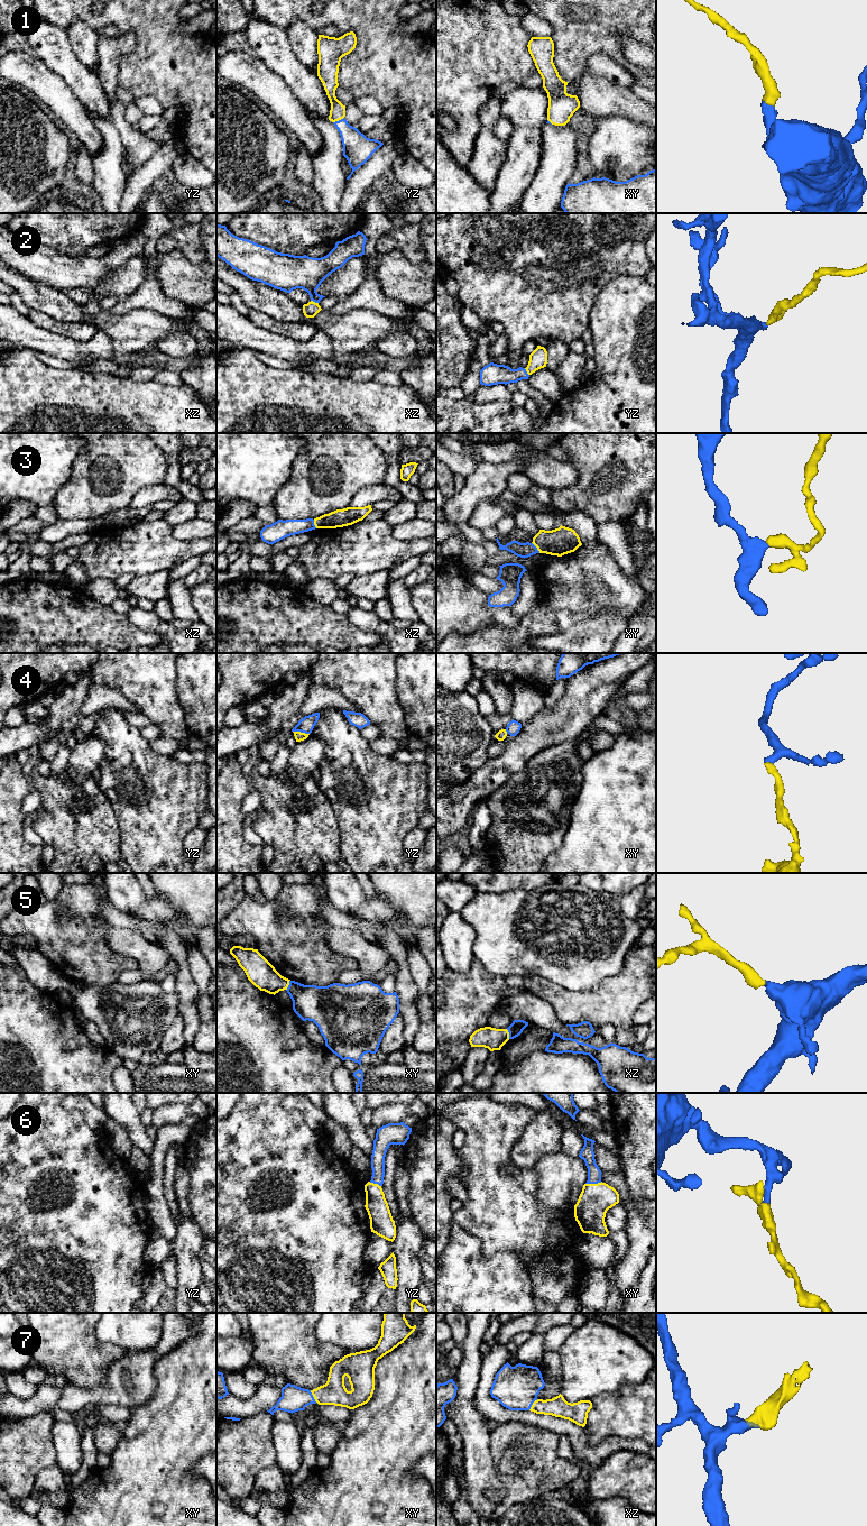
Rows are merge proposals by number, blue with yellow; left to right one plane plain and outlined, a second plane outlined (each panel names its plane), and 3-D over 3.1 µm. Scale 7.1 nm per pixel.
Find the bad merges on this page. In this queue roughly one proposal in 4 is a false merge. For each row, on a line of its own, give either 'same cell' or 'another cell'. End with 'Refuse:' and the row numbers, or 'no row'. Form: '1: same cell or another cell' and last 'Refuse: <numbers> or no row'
1: same cell
2: same cell
3: same cell
4: another cell
5: same cell
6: same cell
7: same cell
Refuse: 4

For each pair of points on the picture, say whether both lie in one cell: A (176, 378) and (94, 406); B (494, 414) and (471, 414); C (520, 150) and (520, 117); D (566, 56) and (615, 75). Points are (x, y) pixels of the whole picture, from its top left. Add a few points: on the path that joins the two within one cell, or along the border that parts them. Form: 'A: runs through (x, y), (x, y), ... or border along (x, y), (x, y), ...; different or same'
A: border along (154, 379), (163, 384), (184, 384); different
B: runs through (488, 414), (477, 414); same
C: border along (514, 126), (537, 127), (540, 129); different
D: border along (612, 60), (606, 54), (595, 53), (586, 66); different

